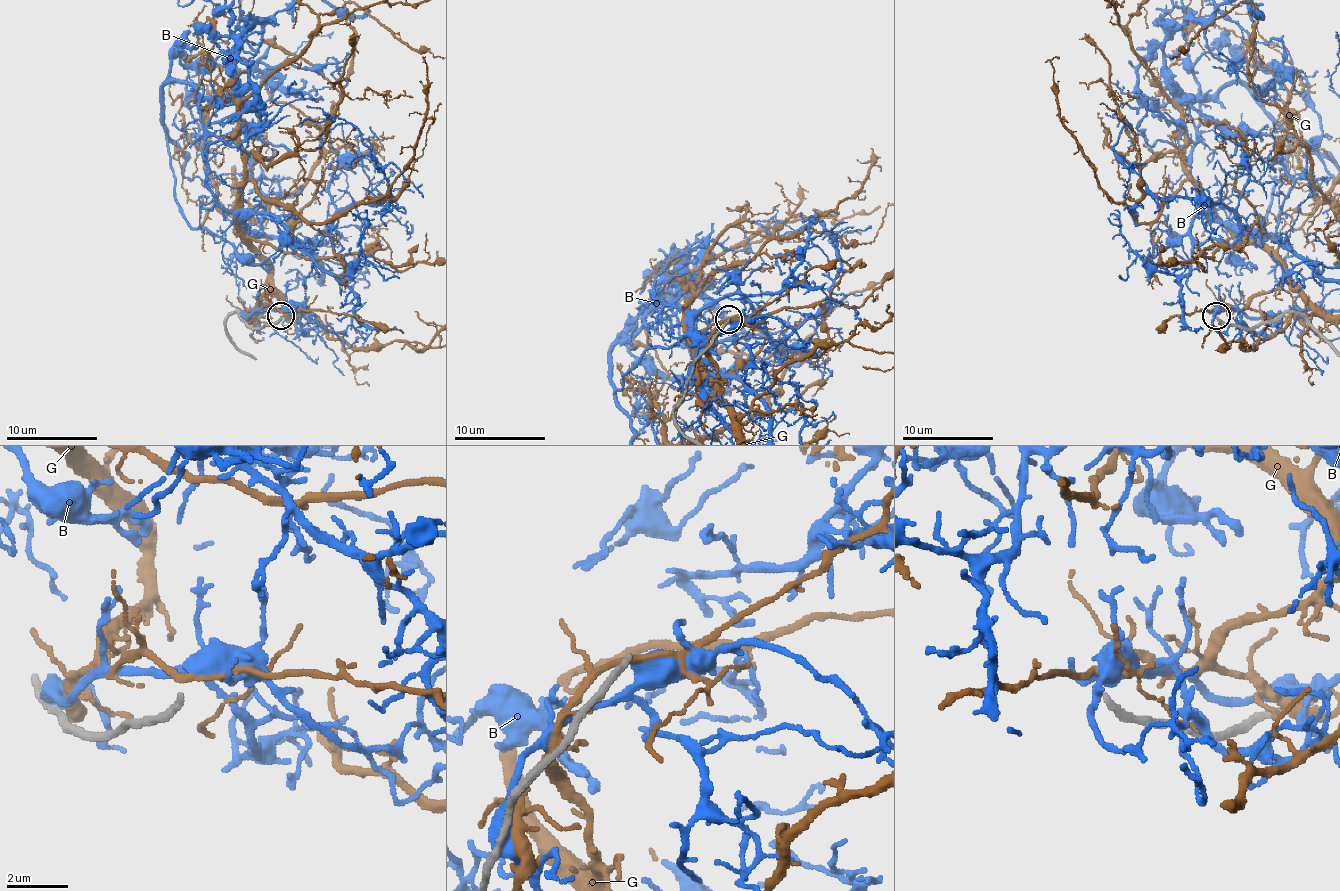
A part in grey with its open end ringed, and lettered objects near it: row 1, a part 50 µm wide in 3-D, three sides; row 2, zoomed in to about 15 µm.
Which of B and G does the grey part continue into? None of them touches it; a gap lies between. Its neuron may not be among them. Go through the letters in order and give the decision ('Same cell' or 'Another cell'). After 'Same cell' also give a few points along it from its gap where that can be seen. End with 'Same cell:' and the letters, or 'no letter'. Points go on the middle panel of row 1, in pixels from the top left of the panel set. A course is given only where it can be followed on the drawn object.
B: Another cell
G: Another cell
Same cell: no letter

